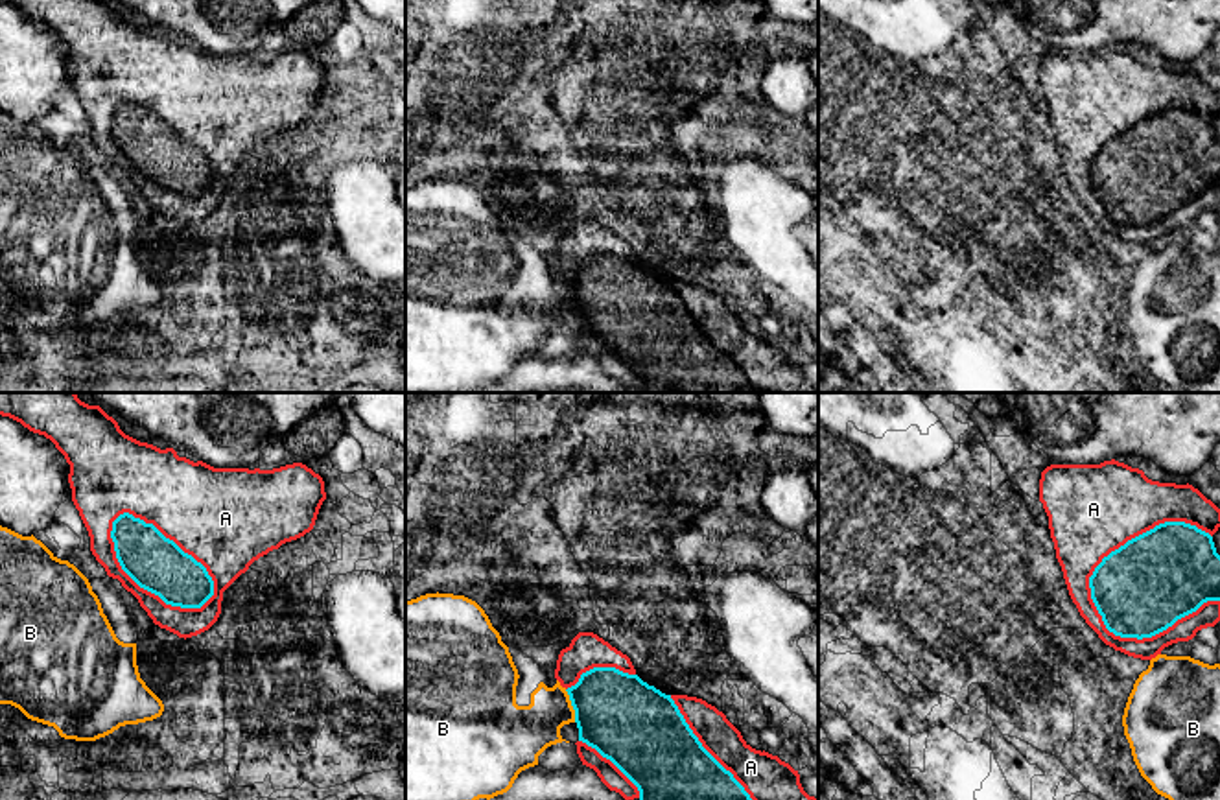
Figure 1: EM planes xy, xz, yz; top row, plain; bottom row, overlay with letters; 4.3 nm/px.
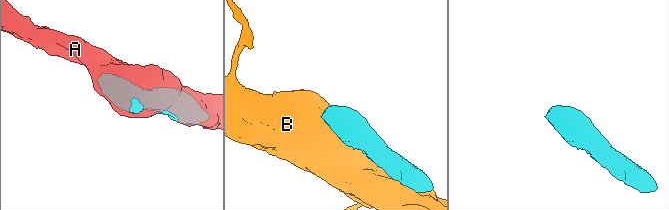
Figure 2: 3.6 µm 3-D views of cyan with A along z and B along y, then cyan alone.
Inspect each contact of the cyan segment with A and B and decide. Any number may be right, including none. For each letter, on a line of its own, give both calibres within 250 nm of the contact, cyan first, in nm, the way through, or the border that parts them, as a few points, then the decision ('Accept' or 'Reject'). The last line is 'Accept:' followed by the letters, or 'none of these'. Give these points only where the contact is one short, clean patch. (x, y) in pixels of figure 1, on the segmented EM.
A: Thickness 400 nm (cyan) against 400 nm. Accept
B: Thickness 360 nm (cyan) against 240 nm. Reject
Accept: A

